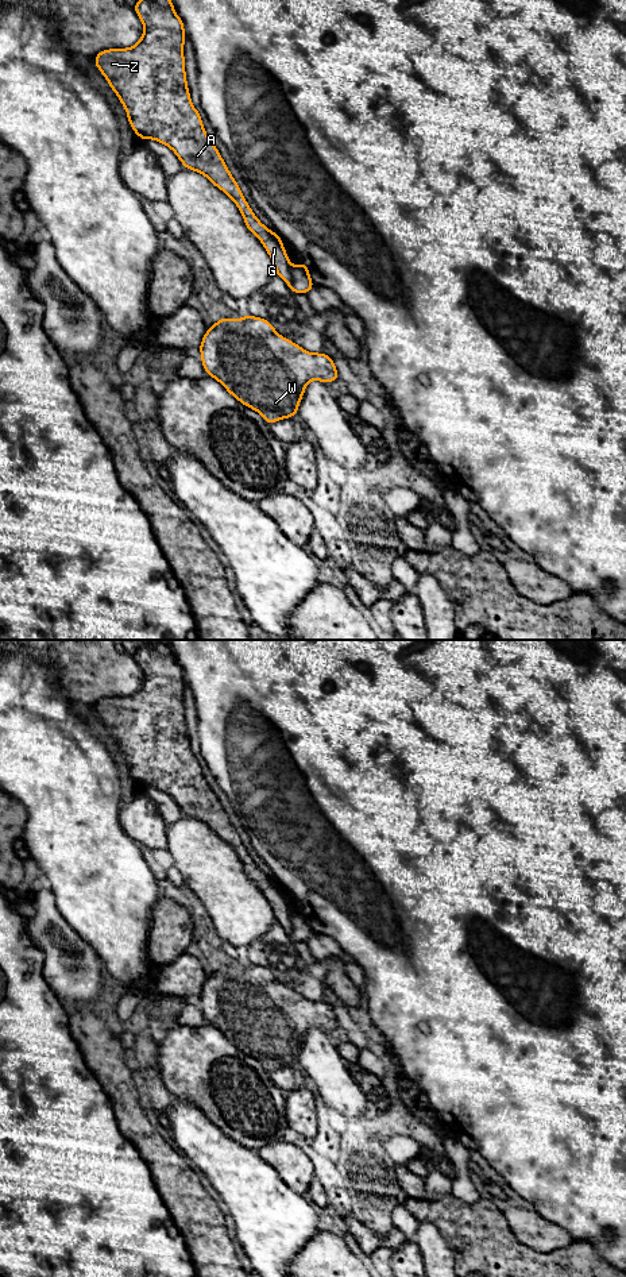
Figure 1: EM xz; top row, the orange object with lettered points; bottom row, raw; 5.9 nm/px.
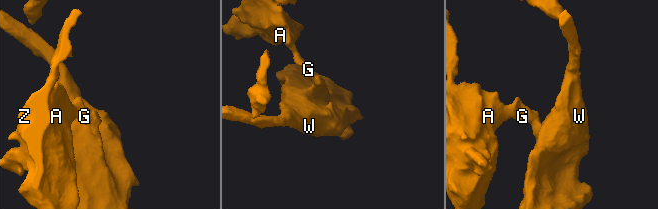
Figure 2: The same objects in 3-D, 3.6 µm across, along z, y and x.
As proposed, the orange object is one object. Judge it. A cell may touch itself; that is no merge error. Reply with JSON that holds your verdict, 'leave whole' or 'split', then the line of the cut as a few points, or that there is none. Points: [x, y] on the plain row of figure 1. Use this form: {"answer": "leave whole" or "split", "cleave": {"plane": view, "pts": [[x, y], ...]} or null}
{"answer": "split", "cleave": {"plane": "xz", "pts": [[292, 914], [292, 929], [289, 933]]}}

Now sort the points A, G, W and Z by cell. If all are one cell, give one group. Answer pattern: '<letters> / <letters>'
A G Z / W

